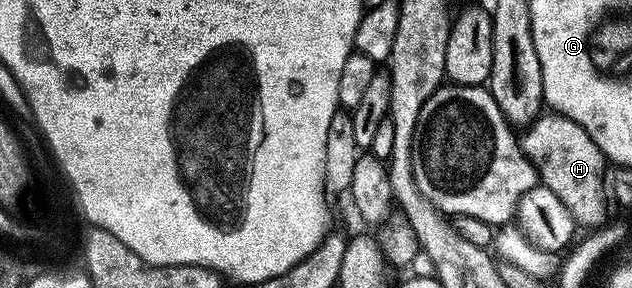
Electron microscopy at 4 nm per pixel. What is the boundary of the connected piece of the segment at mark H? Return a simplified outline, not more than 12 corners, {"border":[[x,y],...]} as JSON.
{"border":[[552,111],[520,138],[576,224],[606,224],[607,158]]}

